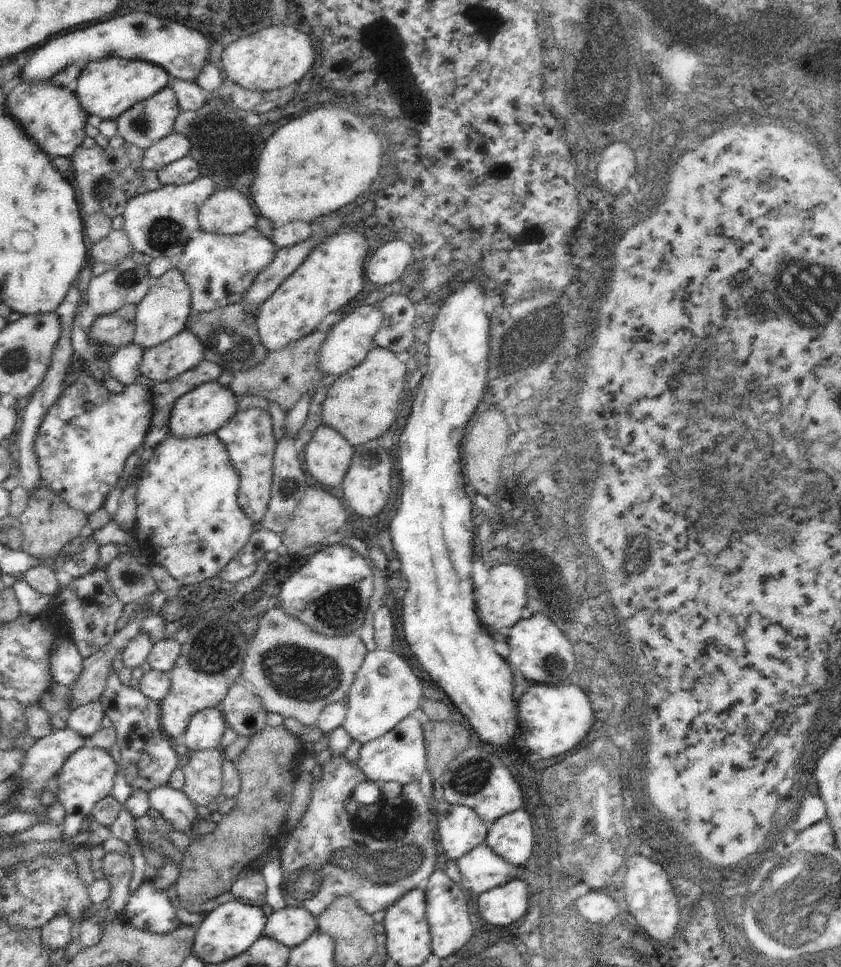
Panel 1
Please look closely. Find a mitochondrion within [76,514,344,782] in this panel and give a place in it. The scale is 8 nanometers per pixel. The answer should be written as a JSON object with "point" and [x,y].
{"point":[214,649]}

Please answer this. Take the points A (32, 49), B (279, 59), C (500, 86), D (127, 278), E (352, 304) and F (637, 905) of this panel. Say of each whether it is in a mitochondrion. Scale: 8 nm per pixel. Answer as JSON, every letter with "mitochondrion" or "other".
{"A":"other","B":"other","C":"other","D":"mitochondrion","E":"other","F":"other"}

